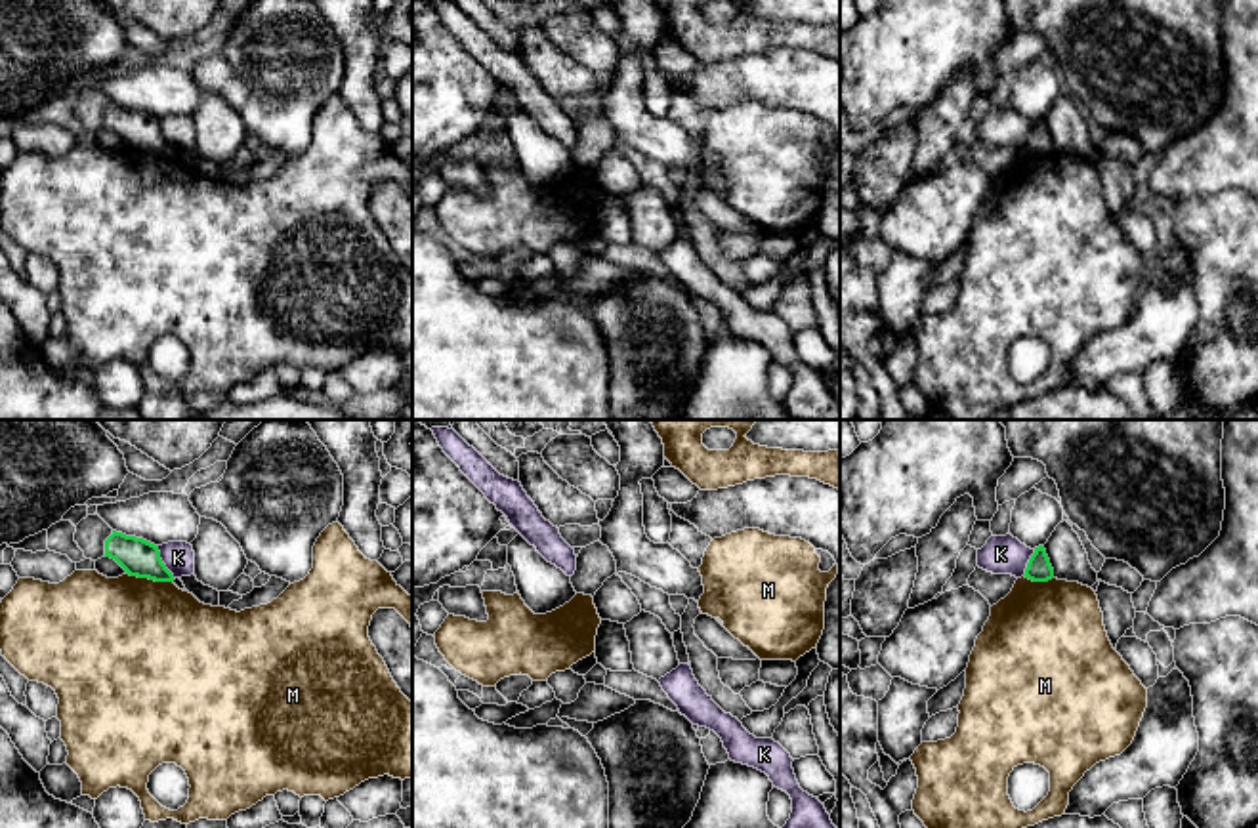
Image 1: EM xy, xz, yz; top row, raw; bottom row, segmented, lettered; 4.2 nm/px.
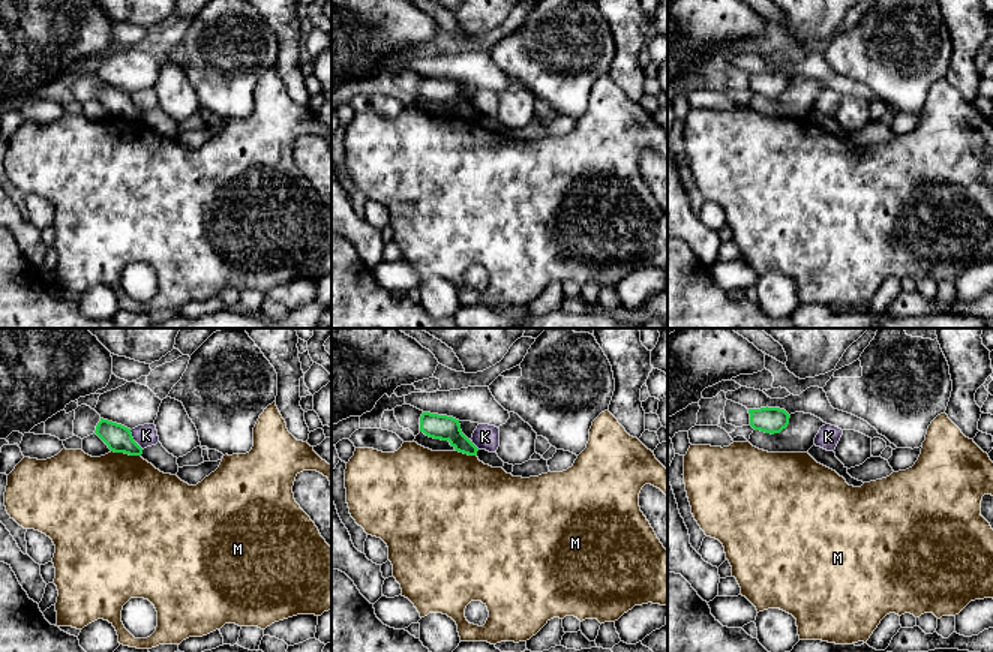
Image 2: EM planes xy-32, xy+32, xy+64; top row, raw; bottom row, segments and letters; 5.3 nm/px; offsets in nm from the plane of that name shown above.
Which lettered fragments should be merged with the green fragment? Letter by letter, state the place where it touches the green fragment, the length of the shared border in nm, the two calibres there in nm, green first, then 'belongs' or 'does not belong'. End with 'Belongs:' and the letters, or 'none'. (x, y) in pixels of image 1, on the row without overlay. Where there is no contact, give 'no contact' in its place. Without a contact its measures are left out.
K: xy (161, 134) | 150 nm | 160/130 nm | does not belong
M: xy (149, 151) | 200 nm | 160/500 nm | does not belong
Belongs: none

